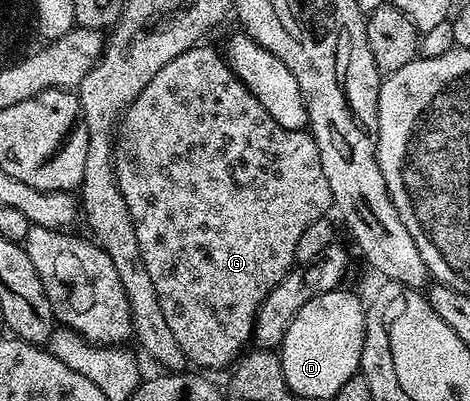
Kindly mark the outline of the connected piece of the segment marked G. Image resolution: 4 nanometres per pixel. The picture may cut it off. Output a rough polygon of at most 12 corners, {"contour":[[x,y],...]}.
{"contour":[[221,51],[136,94],[114,173],[160,310],[229,369],[334,199]]}

